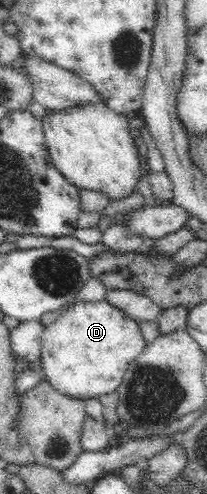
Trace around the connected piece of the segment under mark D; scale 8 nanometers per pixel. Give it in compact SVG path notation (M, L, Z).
M105 299L69 304L50 325L44 326L40 367L43 378L57 392L78 399L98 398L121 384L129 363L147 346L138 322Z

